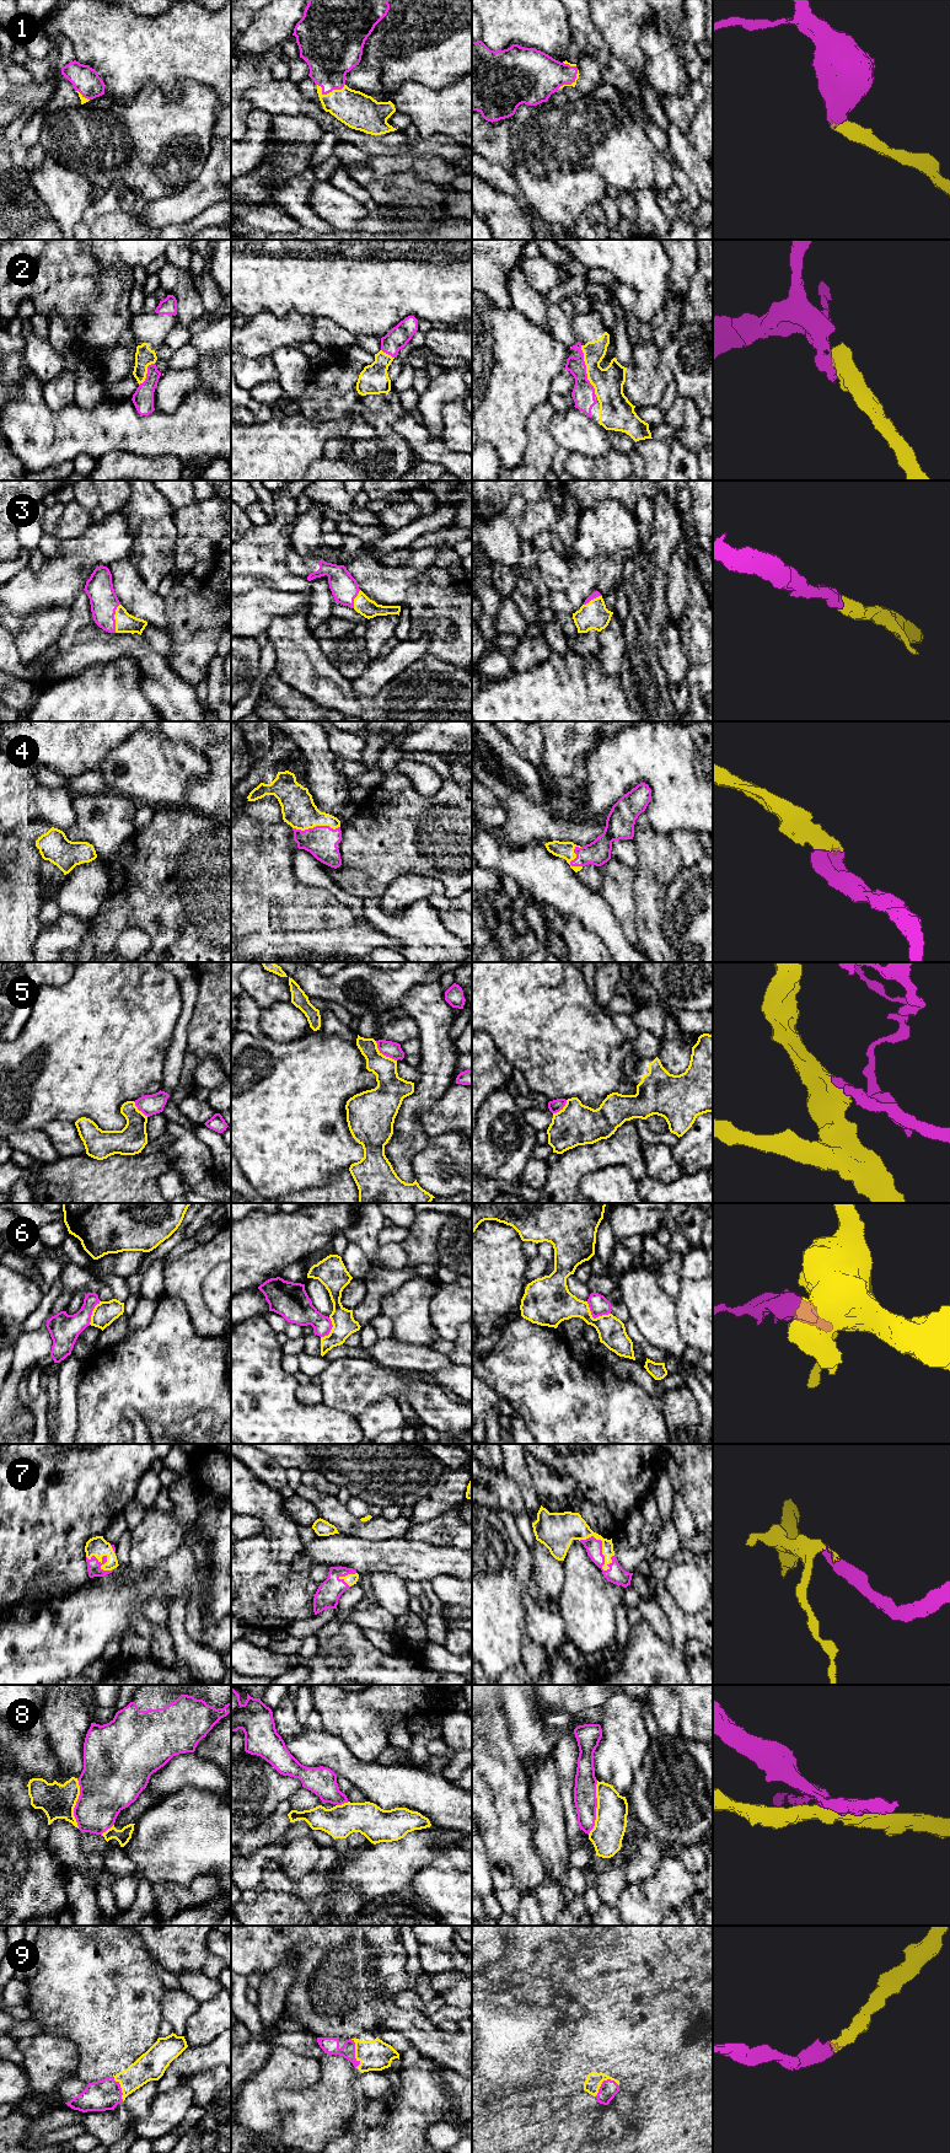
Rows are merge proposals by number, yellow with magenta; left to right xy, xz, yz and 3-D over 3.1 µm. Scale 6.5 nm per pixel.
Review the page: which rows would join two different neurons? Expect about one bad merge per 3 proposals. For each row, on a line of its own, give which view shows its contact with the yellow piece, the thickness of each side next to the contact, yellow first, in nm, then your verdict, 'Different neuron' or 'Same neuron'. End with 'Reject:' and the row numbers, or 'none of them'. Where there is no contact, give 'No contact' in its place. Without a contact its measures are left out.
1: Touches yellow in xz. Thickness 240 nm (yellow) against 320 nm. Same neuron
2: Touches yellow in yz. Thickness 190 nm (yellow) against 150 nm. Same neuron
3: Touches yellow in xy. Thickness 130 nm (yellow) against 180 nm. Same neuron
4: Touches yellow in xz. Thickness 220 nm (yellow) against 200 nm. Same neuron
5: Touches yellow in xz. Thickness 200 nm (yellow) against 110 nm. Different neuron
6: Touches yellow in yz. Thickness 220 nm (yellow) against 130 nm. Different neuron
7: Touches yellow in yz. Thickness 180 nm (yellow) against 120 nm. Same neuron
8: Touches yellow in yz. Thickness 200 nm (yellow) against 150 nm. Different neuron
9: Touches yellow in xz. Thickness 200 nm (yellow) against 110 nm. Same neuron
Reject: 5, 6, 8

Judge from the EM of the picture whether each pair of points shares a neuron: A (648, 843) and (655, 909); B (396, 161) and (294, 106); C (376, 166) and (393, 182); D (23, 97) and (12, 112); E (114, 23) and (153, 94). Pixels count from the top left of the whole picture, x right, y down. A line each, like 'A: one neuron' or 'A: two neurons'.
A: one neuron
B: two neurons
C: two neurons
D: one neuron
E: two neurons

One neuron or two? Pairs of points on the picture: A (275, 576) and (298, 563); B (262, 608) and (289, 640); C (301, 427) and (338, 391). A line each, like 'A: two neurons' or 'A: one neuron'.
A: two neurons
B: two neurons
C: two neurons

